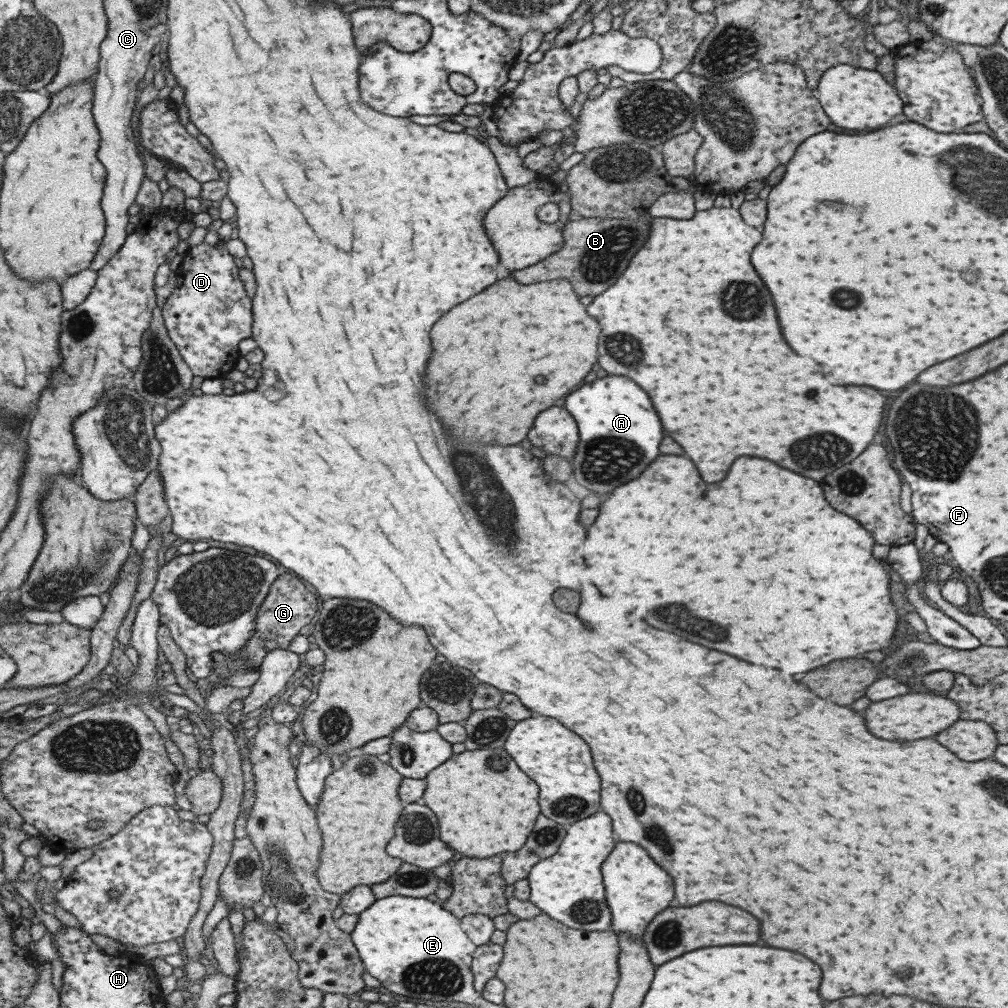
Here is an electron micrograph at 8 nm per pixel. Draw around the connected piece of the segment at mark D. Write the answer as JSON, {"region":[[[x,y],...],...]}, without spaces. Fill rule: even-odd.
{"region":[[[199,242],[182,255],[175,287],[160,308],[162,323],[192,376],[222,378],[241,357],[237,344],[251,334],[251,303],[237,277],[237,265],[224,243],[209,246]],[[221,243],[222,248],[217,244]]]}

